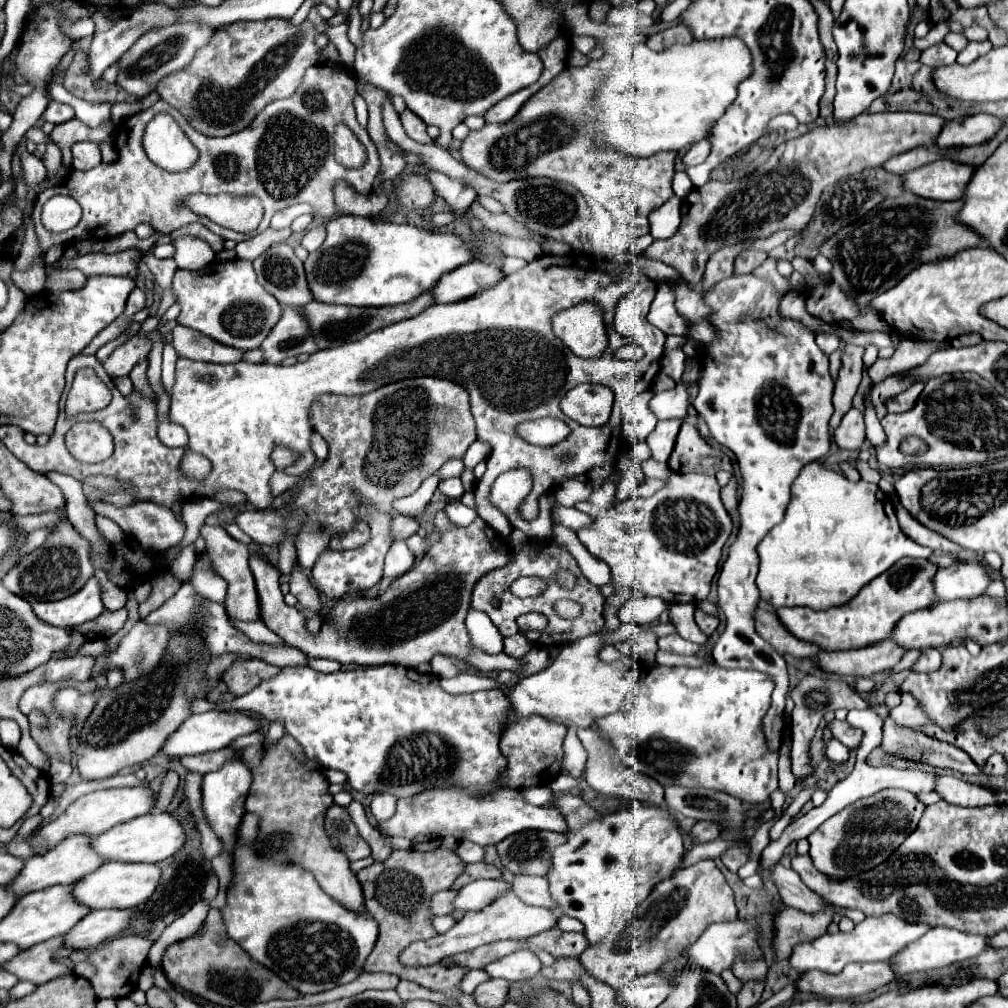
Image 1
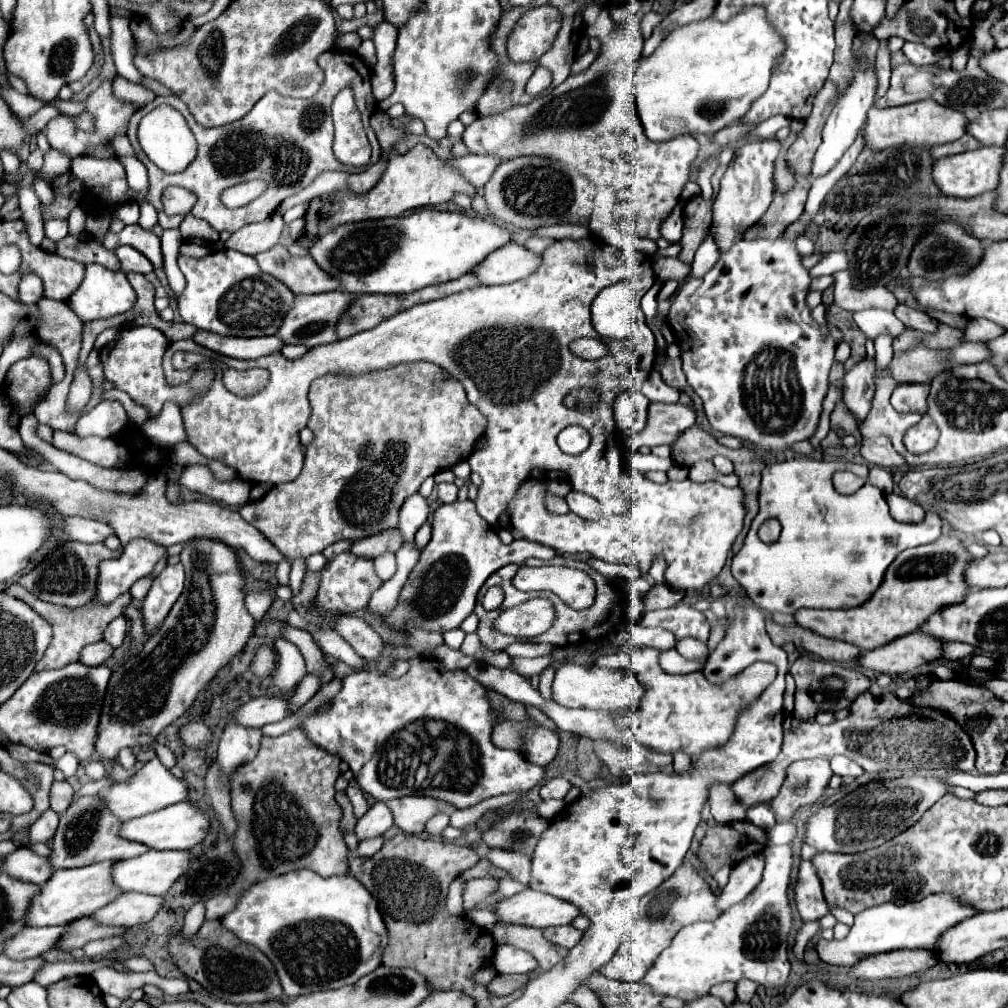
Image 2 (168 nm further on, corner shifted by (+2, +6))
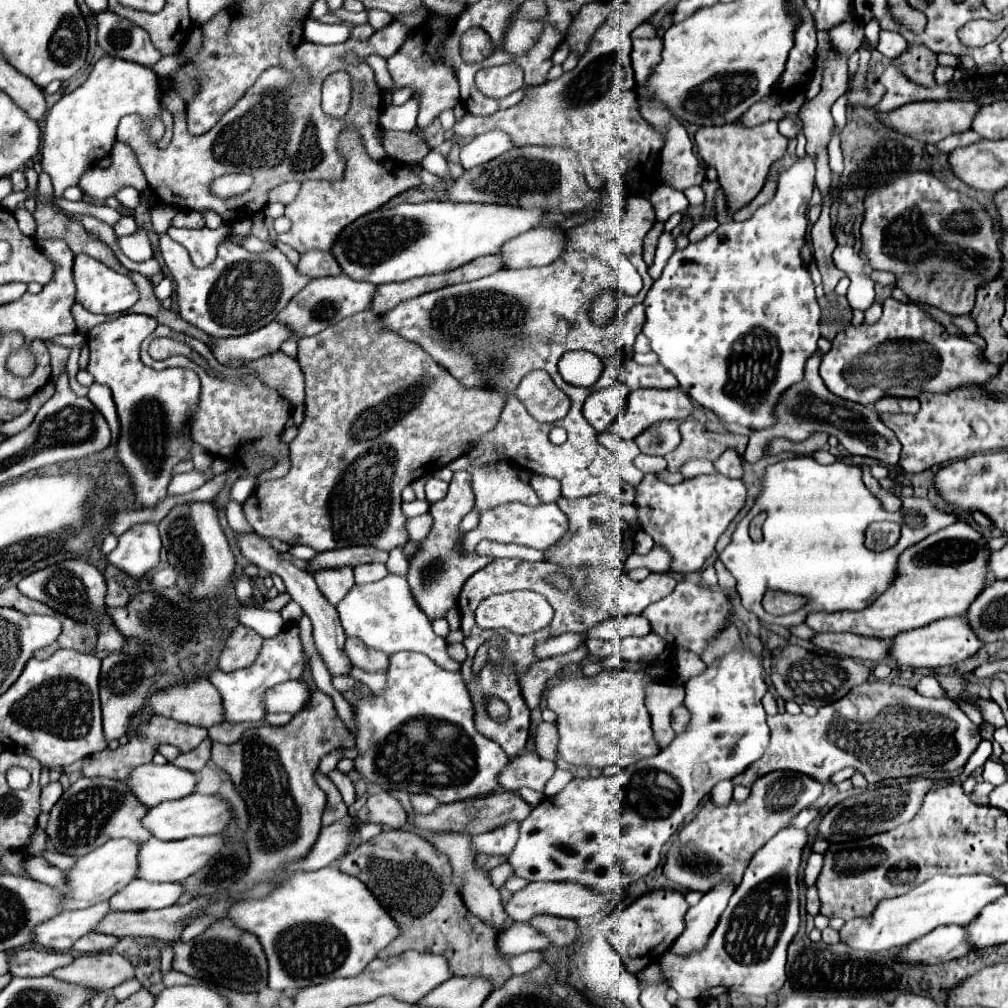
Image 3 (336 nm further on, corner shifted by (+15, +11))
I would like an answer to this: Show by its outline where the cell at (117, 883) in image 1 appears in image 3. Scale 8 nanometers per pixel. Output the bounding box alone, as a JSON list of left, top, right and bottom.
[137,835,223,883]

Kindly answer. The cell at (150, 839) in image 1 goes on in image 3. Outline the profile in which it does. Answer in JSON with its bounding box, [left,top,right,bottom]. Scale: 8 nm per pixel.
[141,793,229,841]

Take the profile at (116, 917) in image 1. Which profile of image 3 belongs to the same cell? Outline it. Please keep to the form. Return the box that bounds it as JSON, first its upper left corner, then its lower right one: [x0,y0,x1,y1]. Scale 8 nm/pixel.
[109,879,183,911]

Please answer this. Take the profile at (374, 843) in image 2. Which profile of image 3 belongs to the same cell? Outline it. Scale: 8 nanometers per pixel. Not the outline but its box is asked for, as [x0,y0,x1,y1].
[359,823,382,843]

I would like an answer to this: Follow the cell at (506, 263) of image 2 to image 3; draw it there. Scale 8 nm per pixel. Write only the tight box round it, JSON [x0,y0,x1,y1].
[499,227,565,269]

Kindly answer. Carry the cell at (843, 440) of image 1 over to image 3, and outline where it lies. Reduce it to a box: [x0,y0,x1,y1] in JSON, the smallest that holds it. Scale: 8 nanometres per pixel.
[819,299,999,405]

